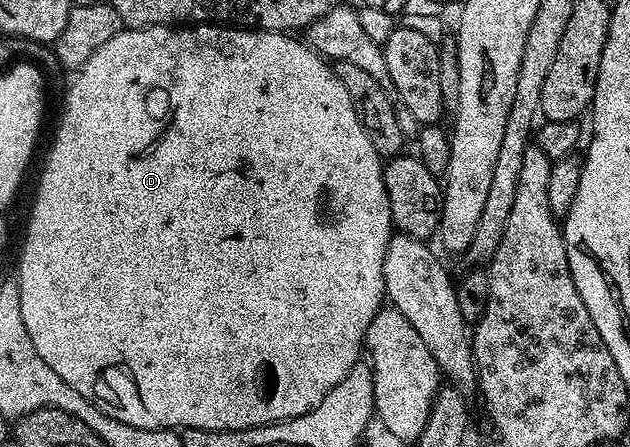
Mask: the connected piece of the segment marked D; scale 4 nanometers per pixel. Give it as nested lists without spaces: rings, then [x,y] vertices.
[[[183,24],[183,25],[180,25],[180,26],[136,26],[136,27],[134,27],[134,28],[124,28],[124,29],[122,29],[122,30],[120,30],[120,32],[119,32],[119,34],[118,34],[118,35],[117,35],[117,36],[113,36],[113,40],[105,40],[105,44],[101,44],[101,48],[97,48],[97,52],[93,52],[93,56],[89,56],[89,60],[85,60],[85,64],[84,64],[84,65],[83,65],[83,66],[81,66],[81,67],[79,67],[79,69],[78,69],[78,71],[77,71],[77,73],[76,73],[76,74],[75,74],[75,75],[74,75],[74,77],[72,77],[72,78],[75,78],[75,77],[76,77],[76,78],[75,78],[75,79],[73,79],[73,80],[72,80],[72,82],[71,82],[71,87],[69,87],[69,88],[68,88],[68,90],[67,90],[67,95],[65,95],[65,96],[64,96],[64,98],[63,98],[63,115],[61,115],[61,116],[60,116],[60,118],[59,118],[59,127],[57,127],[57,128],[56,128],[56,130],[55,130],[55,139],[53,139],[53,140],[52,140],[52,142],[51,142],[51,151],[49,151],[49,152],[48,152],[48,154],[47,154],[47,163],[45,163],[45,164],[44,164],[44,166],[43,166],[43,175],[41,175],[41,176],[40,176],[40,178],[39,178],[39,187],[37,187],[37,188],[36,188],[36,190],[35,190],[35,203],[33,203],[33,204],[32,204],[32,206],[31,206],[31,219],[29,219],[29,220],[28,220],[28,222],[27,222],[27,239],[25,239],[25,240],[24,240],[24,242],[23,242],[23,251],[21,251],[21,252],[20,252],[20,254],[19,254],[19,256],[18,256],[18,255],[17,255],[17,263],[18,263],[18,275],[19,275],[19,295],[20,295],[20,296],[21,296],[21,320],[25,320],[25,332],[29,332],[29,340],[33,340],[33,348],[37,348],[37,356],[41,356],[41,360],[45,360],[45,364],[49,364],[49,368],[53,368],[53,372],[57,372],[57,376],[61,376],[61,380],[65,380],[65,384],[69,384],[69,388],[73,388],[73,392],[81,392],[81,396],[85,396],[85,400],[89,400],[89,401],[90,401],[90,402],[92,402],[92,403],[93,403],[93,404],[97,404],[97,408],[101,408],[101,412],[105,412],[105,416],[113,416],[113,420],[121,420],[121,424],[133,424],[133,428],[153,428],[153,429],[154,429],[154,430],[175,430],[175,429],[176,429],[176,428],[186,428],[186,429],[189,429],[189,430],[192,430],[192,429],[193,429],[193,428],[201,428],[201,429],[202,429],[202,430],[248,430],[248,428],[249,428],[249,427],[251,427],[251,426],[268,426],[268,425],[269,425],[269,424],[270,424],[270,423],[271,423],[271,422],[283,422],[283,421],[284,421],[284,420],[286,420],[286,419],[287,419],[287,418],[296,418],[296,417],[297,417],[297,416],[301,416],[301,415],[302,415],[302,414],[307,414],[307,413],[309,413],[309,412],[310,412],[310,410],[312,410],[312,409],[313,409],[313,408],[317,408],[317,404],[321,404],[321,400],[325,400],[325,396],[329,396],[329,392],[333,392],[333,388],[337,388],[337,384],[341,384],[341,380],[345,380],[345,376],[349,376],[349,372],[350,372],[350,371],[351,371],[351,370],[352,370],[352,368],[354,368],[354,366],[356,366],[356,364],[357,364],[357,363],[358,363],[358,362],[359,362],[359,361],[360,361],[360,358],[359,358],[359,353],[361,353],[361,352],[362,352],[362,353],[364,353],[364,350],[365,350],[365,343],[366,343],[366,341],[367,341],[367,329],[368,329],[368,328],[369,328],[369,324],[370,324],[370,323],[371,323],[371,322],[372,322],[372,320],[373,320],[373,319],[374,319],[374,318],[375,318],[375,317],[377,317],[377,316],[378,316],[378,314],[379,314],[379,312],[380,312],[380,310],[382,310],[382,309],[384,309],[384,306],[385,306],[385,276],[384,276],[384,275],[383,275],[383,273],[384,273],[384,272],[385,272],[385,252],[386,252],[386,251],[387,251],[387,249],[388,249],[388,248],[389,248],[389,240],[390,240],[390,239],[391,239],[391,236],[392,236],[392,233],[393,233],[393,223],[392,223],[392,220],[391,220],[391,209],[390,209],[390,208],[389,208],[389,196],[388,196],[388,195],[387,195],[387,193],[386,193],[386,192],[385,192],[385,180],[384,180],[384,179],[383,179],[383,167],[384,167],[384,165],[385,165],[385,162],[384,162],[384,159],[382,159],[382,158],[380,158],[380,156],[379,156],[379,153],[378,153],[378,152],[377,152],[377,148],[373,148],[373,140],[369,140],[369,136],[368,136],[368,135],[367,135],[367,129],[366,129],[366,128],[365,128],[365,127],[363,127],[363,124],[362,124],[362,122],[360,122],[360,120],[359,120],[359,113],[357,113],[357,112],[356,112],[356,111],[355,111],[355,109],[354,109],[354,108],[353,108],[353,100],[349,100],[349,92],[345,92],[345,84],[341,84],[341,80],[337,80],[337,76],[336,76],[336,75],[335,75],[335,71],[334,71],[334,69],[333,69],[333,66],[332,66],[332,63],[331,63],[331,62],[330,62],[330,61],[328,61],[328,59],[326,59],[326,58],[324,58],[324,57],[323,57],[323,55],[321,55],[321,54],[318,54],[318,53],[317,53],[317,51],[315,51],[315,50],[312,50],[312,49],[311,49],[311,47],[310,47],[310,45],[308,45],[308,43],[307,43],[307,42],[306,42],[306,41],[303,41],[303,40],[300,40],[300,42],[298,42],[298,40],[297,40],[297,39],[295,39],[295,38],[298,38],[298,37],[295,37],[295,36],[292,36],[292,35],[291,35],[291,34],[290,34],[290,33],[287,33],[287,32],[280,32],[280,31],[278,31],[278,30],[257,30],[257,29],[254,29],[254,28],[232,28],[232,27],[231,27],[231,26],[230,26],[230,25],[227,25],[227,24]]]

